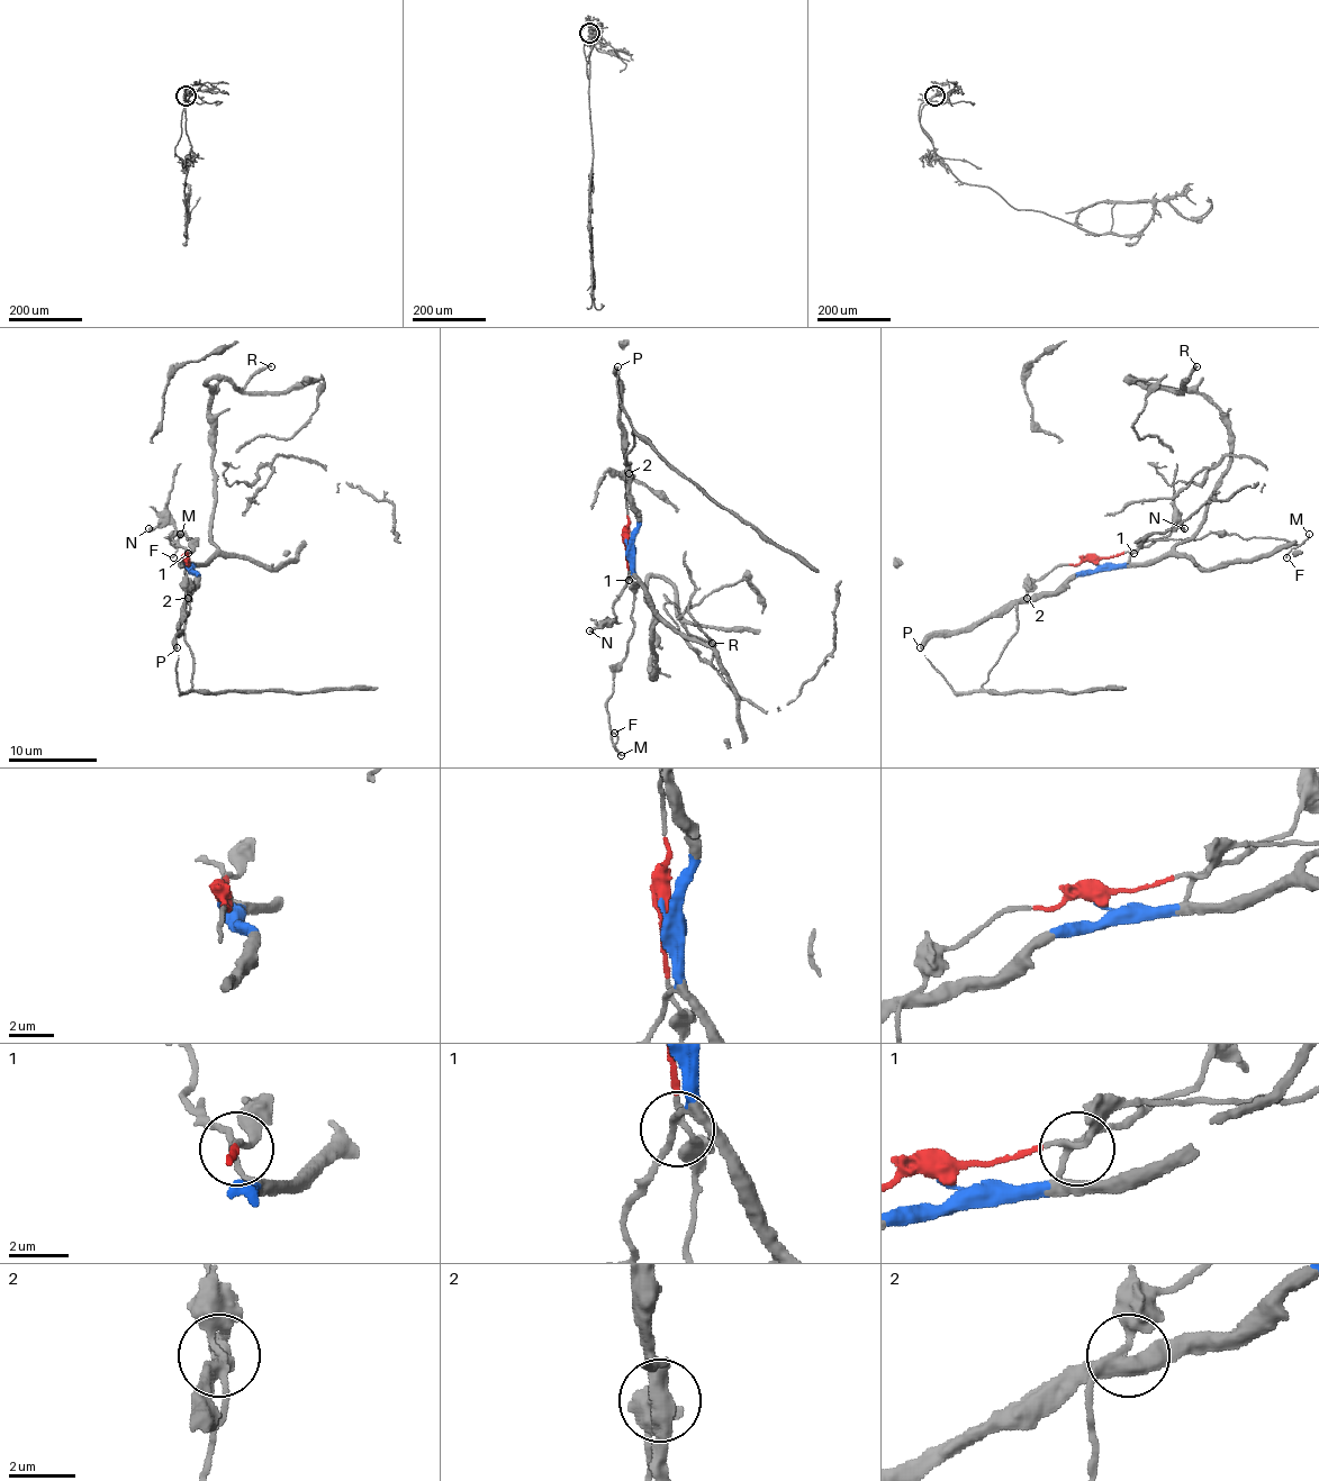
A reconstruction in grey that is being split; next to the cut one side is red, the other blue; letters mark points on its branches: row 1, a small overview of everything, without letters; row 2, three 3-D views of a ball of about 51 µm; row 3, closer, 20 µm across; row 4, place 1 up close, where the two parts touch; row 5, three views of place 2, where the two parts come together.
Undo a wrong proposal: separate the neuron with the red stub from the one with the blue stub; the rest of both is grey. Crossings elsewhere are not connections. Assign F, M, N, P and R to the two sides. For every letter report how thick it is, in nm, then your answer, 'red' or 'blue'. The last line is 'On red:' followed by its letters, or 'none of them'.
F: 120 nm | red
M: 170 nm | red
N: 200 nm | blue
P: 400 nm | blue
R: 220 nm | blue
On red: F, M

